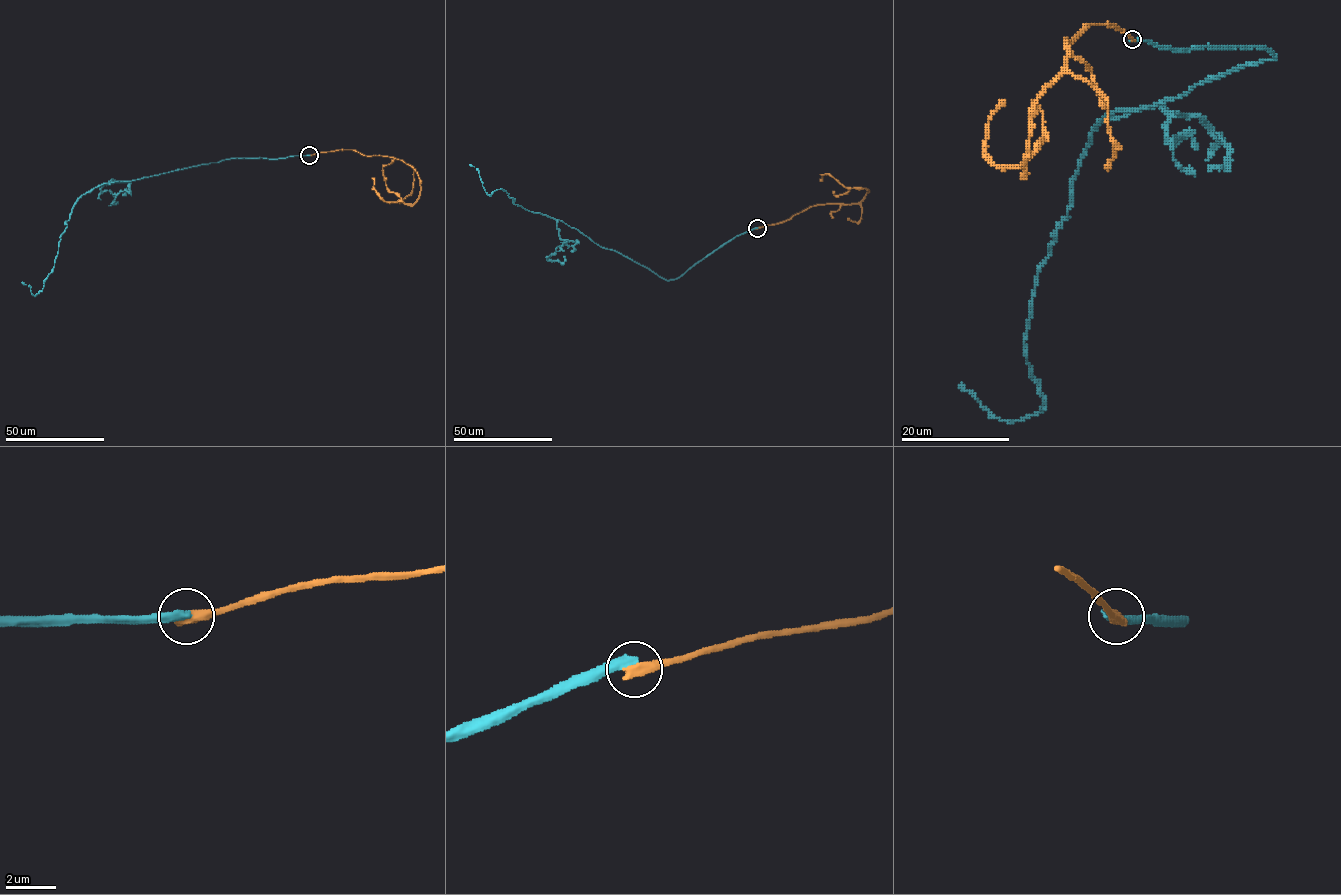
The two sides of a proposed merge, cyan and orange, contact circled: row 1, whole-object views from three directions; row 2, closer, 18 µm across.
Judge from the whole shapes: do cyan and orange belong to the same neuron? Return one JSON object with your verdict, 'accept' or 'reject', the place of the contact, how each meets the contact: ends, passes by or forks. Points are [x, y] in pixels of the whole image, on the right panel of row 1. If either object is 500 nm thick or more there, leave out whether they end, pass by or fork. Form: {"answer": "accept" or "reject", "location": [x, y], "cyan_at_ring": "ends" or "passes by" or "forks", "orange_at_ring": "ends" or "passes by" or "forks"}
{"answer": "reject", "location": [1132, 39], "cyan_at_ring": "ends", "orange_at_ring": "ends"}

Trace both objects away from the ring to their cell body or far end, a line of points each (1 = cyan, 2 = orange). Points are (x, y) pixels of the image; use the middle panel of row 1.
1: (757, 228), (667, 280), (562, 221), (514, 204), (501, 188), (489, 196), (478, 170), (469, 164)
2: (757, 228), (784, 222), (818, 205), (858, 204), (869, 191), (845, 187), (829, 174), (823, 174), (821, 181)

